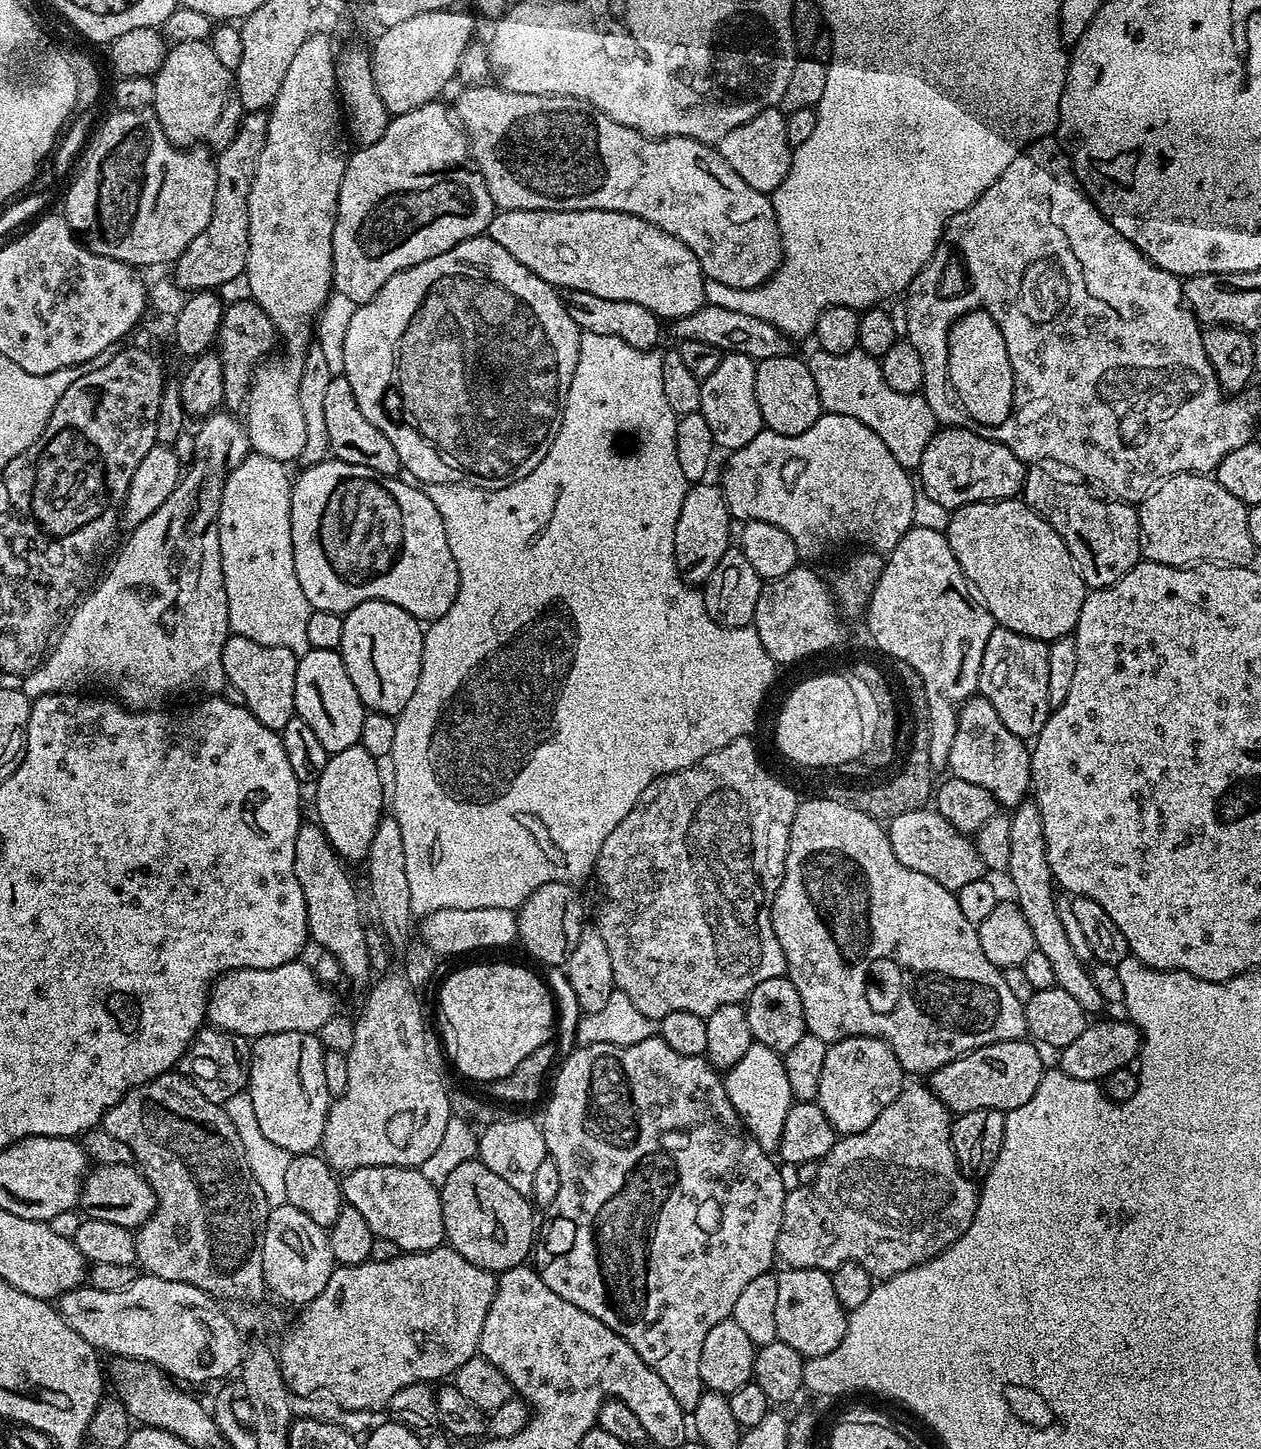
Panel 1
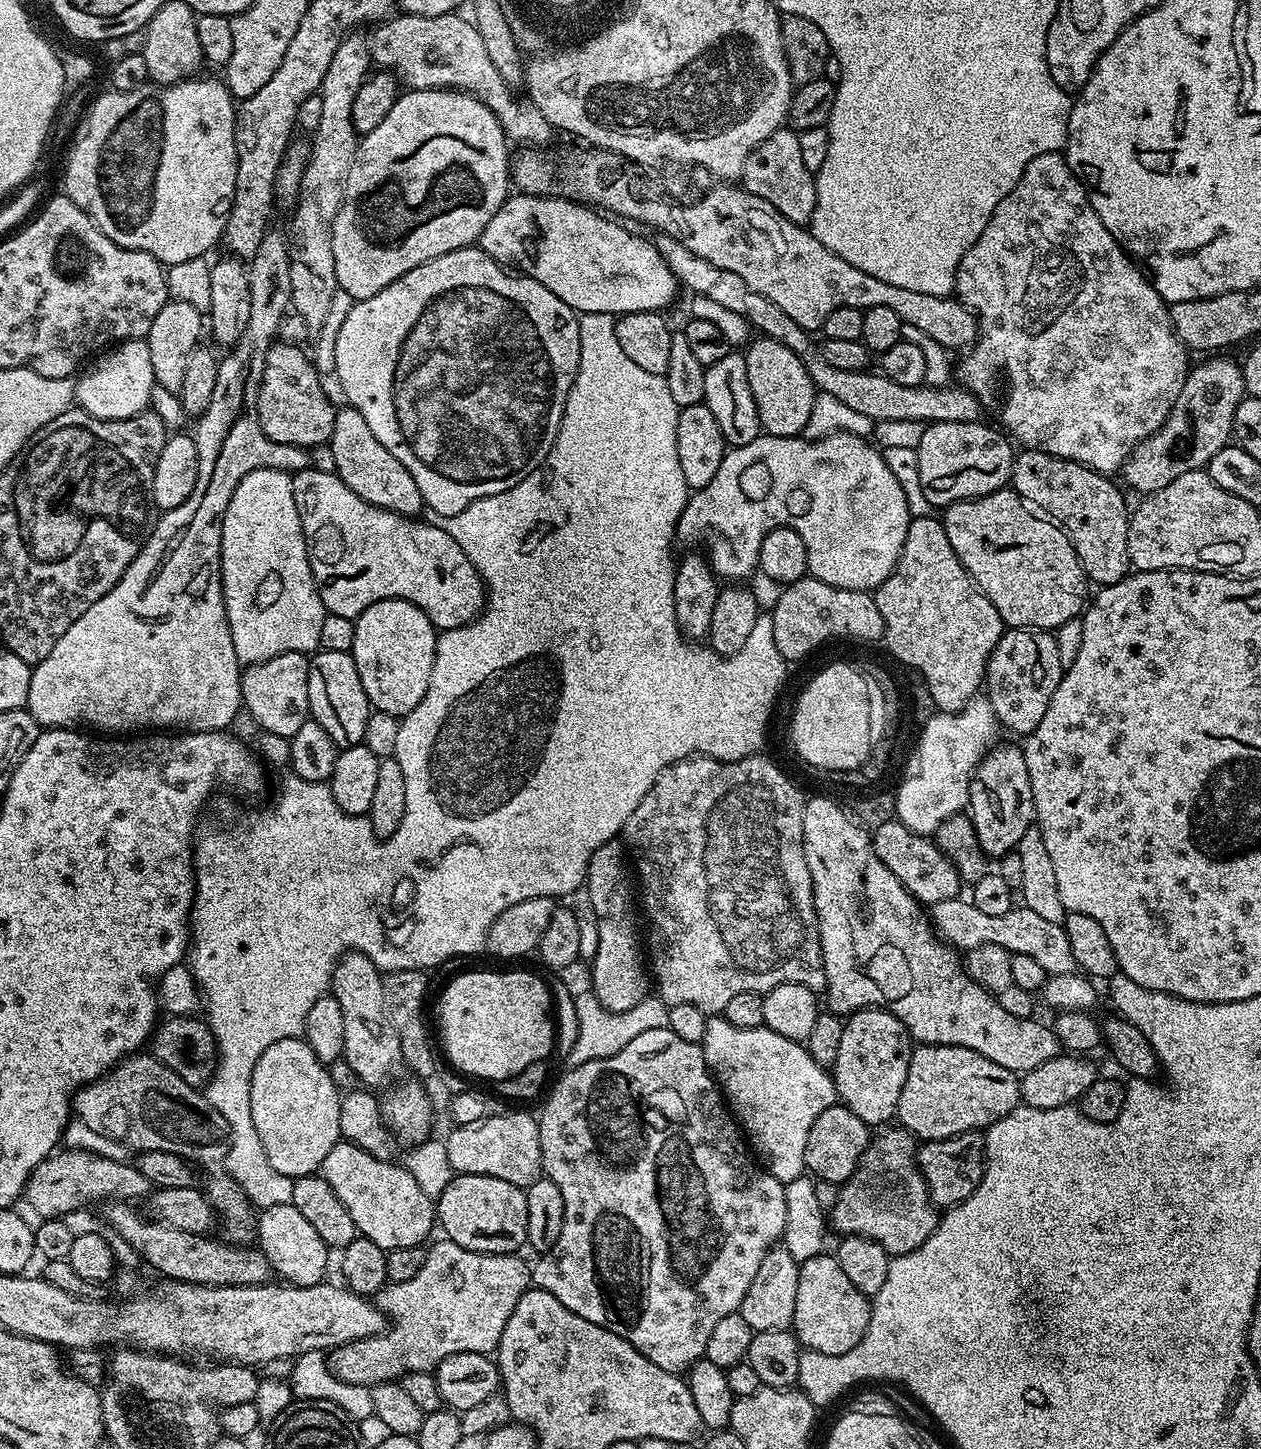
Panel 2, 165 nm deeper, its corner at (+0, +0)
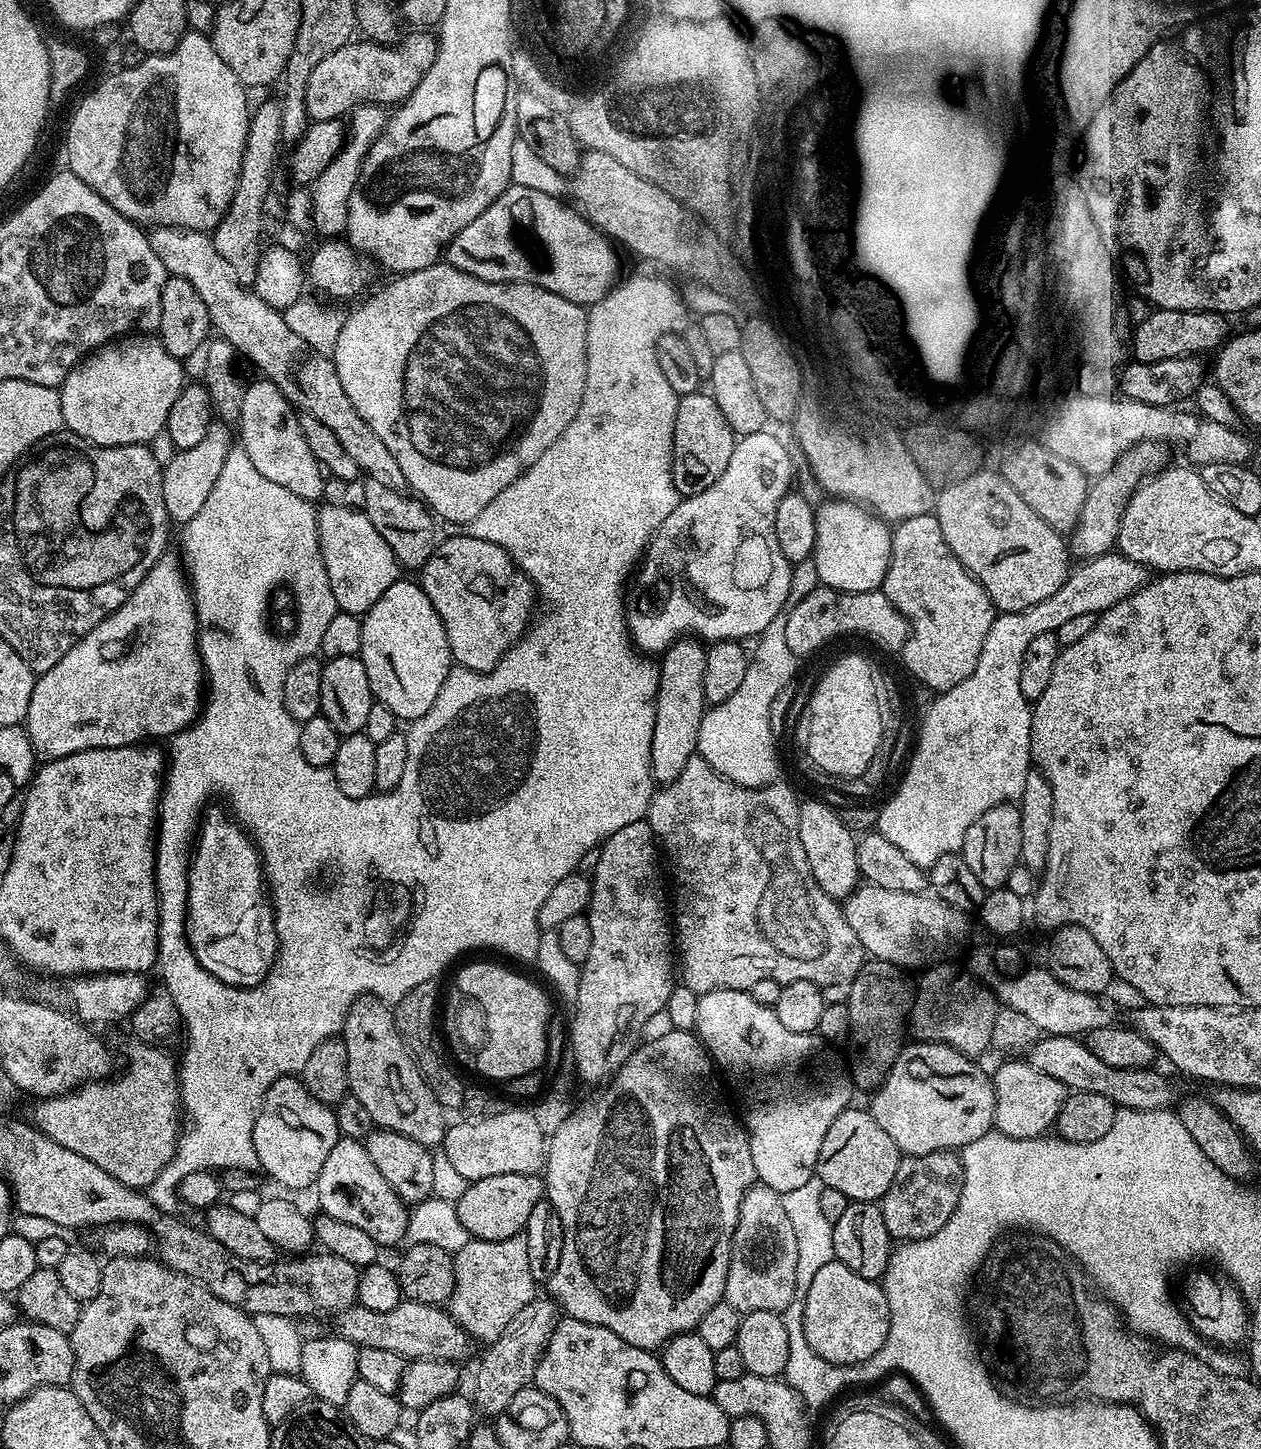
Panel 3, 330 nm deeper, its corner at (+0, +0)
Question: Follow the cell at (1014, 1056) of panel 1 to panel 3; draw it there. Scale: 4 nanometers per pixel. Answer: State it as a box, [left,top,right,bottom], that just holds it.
[870,1040,996,1156]

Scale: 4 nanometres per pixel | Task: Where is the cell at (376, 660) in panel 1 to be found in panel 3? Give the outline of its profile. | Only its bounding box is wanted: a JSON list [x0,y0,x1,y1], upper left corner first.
[359,578,454,722]

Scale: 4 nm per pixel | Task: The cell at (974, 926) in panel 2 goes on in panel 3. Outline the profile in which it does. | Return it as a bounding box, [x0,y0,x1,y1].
[842,884,970,970]

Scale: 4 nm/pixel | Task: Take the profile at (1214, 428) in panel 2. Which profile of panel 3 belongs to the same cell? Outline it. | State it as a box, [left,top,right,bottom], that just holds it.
[1070,444,1169,562]

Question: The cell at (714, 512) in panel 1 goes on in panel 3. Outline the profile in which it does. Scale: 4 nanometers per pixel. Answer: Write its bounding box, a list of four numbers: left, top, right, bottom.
[650,638,706,786]

